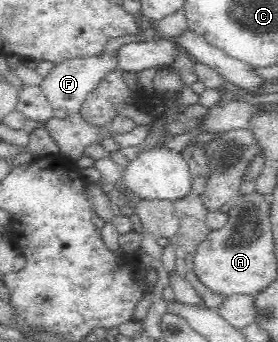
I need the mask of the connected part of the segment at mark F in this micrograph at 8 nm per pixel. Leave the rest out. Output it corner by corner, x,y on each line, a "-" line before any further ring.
119,52
97,53
94,56
79,56
65,60
57,66
41,82
41,89
45,90
45,95
49,98
52,107
52,118
65,119
71,114
80,113
82,105
87,96
95,91
103,80
113,72
121,71
119,67

